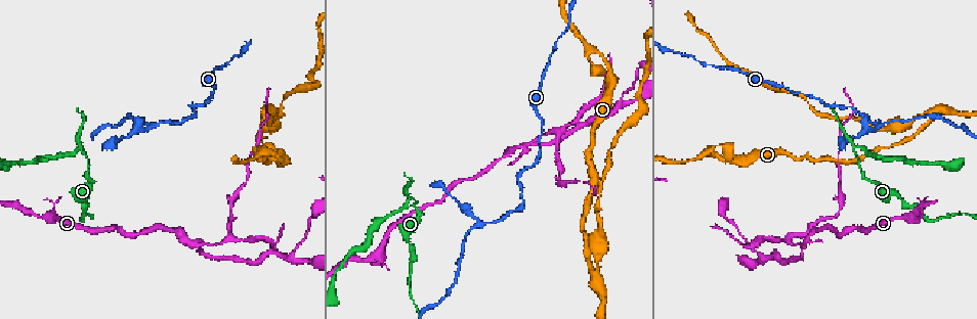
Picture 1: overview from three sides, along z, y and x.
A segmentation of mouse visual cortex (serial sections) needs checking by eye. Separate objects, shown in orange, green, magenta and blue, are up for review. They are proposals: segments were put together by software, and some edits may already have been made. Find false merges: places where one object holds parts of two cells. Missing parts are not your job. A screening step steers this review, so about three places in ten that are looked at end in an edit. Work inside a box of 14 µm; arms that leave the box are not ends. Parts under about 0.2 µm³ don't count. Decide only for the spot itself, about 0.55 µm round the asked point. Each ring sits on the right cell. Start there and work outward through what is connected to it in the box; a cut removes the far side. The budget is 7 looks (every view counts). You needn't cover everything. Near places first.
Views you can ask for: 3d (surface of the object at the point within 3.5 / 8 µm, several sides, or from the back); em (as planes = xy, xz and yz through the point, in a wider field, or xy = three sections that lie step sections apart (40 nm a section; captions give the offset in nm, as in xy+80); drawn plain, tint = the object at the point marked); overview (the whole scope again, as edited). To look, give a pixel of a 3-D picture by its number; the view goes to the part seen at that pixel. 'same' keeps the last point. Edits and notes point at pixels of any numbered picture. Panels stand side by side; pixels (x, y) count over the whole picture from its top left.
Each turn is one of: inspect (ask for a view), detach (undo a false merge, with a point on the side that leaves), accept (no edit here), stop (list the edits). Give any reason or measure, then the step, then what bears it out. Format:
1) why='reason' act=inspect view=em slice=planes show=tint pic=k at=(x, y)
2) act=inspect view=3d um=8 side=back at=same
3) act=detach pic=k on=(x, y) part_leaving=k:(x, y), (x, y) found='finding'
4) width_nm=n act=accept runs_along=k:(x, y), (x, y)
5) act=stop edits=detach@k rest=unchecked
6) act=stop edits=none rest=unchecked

why='sharp bend' act=inspect view=3d um=3.5 pic=1 at=(519, 175)

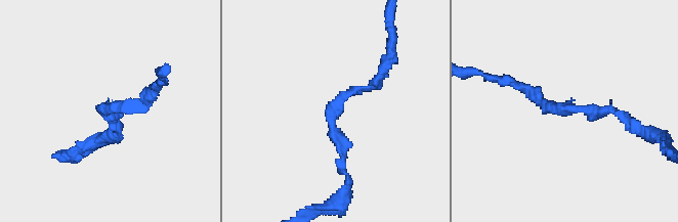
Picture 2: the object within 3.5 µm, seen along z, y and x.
arm_widths_nm=150,150 act=inspect view=em slice=planes show=tint pic=2 at=(563, 108)

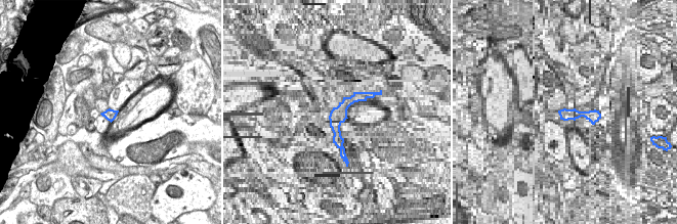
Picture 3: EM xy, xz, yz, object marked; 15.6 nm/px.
width_nm=180 act=accept runs_along=2:(526, 89), (545, 108), (627, 118) found='one cell here'

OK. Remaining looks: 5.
why='narrows sharply' act=inspect view=3d um=3.5 pic=1 at=(152, 126)

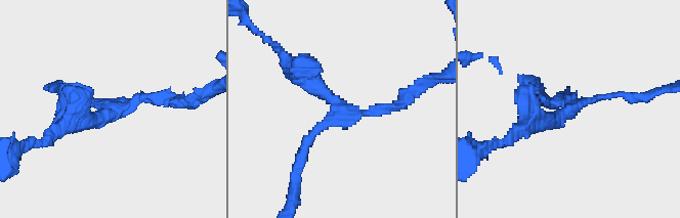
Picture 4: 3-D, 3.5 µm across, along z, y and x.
act=accept found='one cell here'

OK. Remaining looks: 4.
why='arms part here' act=inspect view=3d um=3.5 pic=1 at=(269, 110)

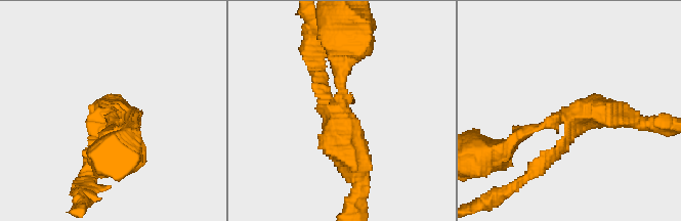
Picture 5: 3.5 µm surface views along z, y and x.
arms=3 arm_widths_nm=200,200,400 why='now the EM' act=inspect view=em slice=xy step=2 show=tint pic=5 at=(568, 116)

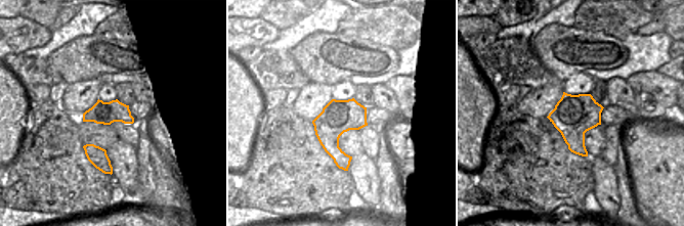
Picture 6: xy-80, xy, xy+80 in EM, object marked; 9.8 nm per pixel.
act=accept runs_along=5:(88, 171), (114, 139) found='all the same cell'

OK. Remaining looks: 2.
act=stop edits=none rest=unchecked

